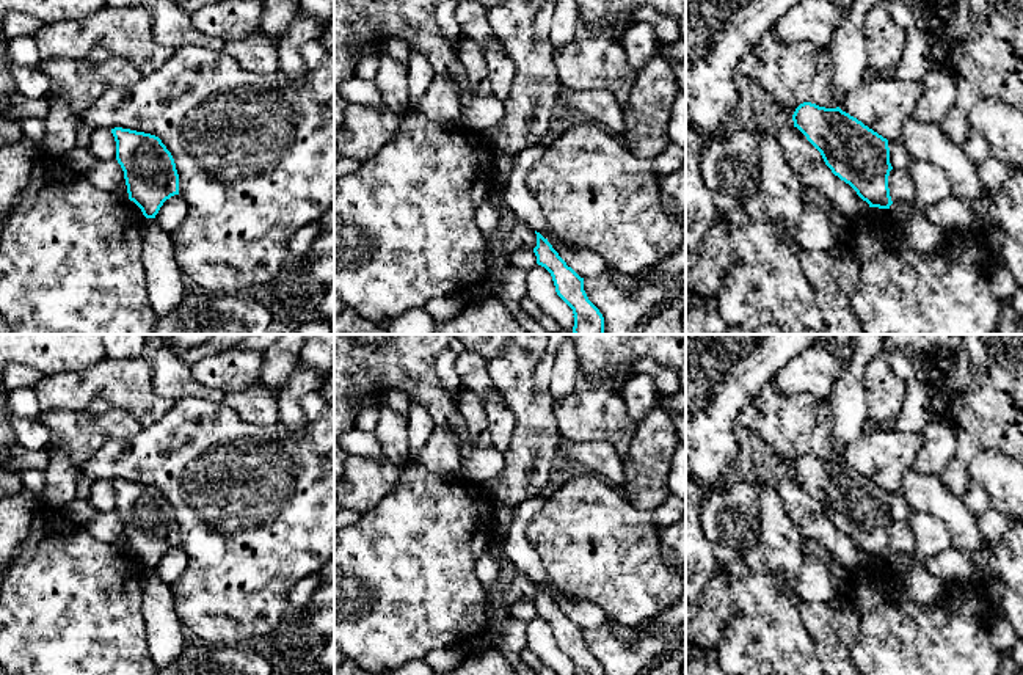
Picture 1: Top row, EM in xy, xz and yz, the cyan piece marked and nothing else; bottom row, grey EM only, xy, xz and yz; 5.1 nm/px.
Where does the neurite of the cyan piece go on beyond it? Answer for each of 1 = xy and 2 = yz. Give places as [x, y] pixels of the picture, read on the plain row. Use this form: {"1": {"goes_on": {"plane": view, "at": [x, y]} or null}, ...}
{"1": {"goes_on": null}, "2": {"goes_on": null}}

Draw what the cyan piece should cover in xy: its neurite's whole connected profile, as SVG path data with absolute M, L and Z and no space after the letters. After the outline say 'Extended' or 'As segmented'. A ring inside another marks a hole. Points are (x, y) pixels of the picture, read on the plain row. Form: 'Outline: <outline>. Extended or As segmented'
Outline: M115 479L116 512L124 523L129 551L146 570L155 570L166 551L179 546L174 510L155 487Z. As segmented

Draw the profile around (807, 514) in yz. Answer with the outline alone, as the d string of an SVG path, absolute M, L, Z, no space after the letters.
M783 477L775 485L783 509L799 527L803 538L817 542L838 564L849 571L863 567L869 556L832 524L821 504L794 477Z

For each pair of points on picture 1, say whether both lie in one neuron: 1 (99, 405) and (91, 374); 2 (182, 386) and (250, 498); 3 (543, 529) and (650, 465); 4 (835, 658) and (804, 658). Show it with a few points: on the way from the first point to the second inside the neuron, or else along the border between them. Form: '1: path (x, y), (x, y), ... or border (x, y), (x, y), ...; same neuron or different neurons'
1: border (98, 394), (85, 412); different neurons
2: border (176, 399), (203, 397), (223, 402); different neurons
3: border (618, 487), (634, 506), (648, 510); different neurons
4: border (804, 623), (819, 658); different neurons

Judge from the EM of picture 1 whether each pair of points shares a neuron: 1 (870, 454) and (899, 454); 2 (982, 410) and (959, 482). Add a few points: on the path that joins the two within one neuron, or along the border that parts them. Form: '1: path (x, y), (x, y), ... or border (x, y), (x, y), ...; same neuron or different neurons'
1: path (877, 454), (891, 454); same neuron
2: path (978, 427), (961, 465); same neuron

